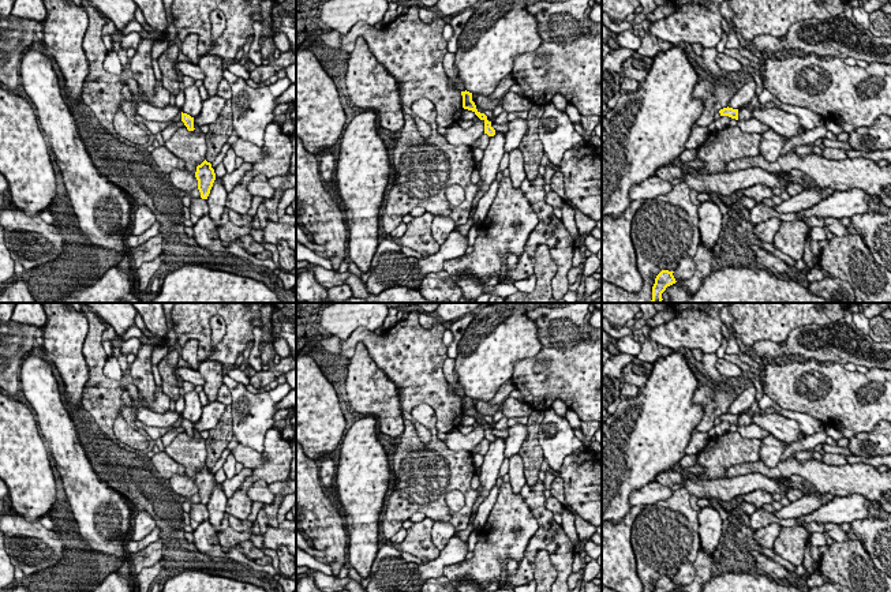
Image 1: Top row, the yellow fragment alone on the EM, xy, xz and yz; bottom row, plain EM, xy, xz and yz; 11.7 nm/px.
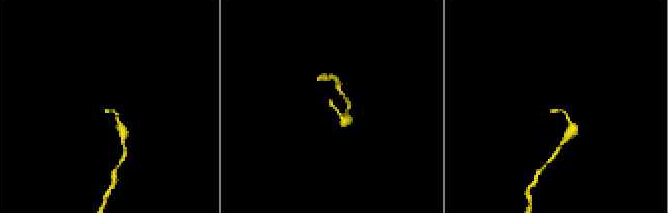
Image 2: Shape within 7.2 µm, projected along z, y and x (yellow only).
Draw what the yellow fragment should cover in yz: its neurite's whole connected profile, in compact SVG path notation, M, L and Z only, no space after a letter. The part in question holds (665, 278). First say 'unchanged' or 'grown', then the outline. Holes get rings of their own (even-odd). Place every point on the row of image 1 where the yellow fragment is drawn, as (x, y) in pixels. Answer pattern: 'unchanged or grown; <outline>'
unchanged; M662 270L656 276L655 284L652 286L652 300L649 303L662 303L662 293L666 291L667 286L677 282L673 273L674 271Z

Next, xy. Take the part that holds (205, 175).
unchanged; M205 160L201 165L198 165L195 177L198 180L198 190L201 192L201 198L207 199L216 180L216 173L211 168L211 164Z

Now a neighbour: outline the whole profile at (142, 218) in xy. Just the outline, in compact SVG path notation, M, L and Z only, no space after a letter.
M136 206L132 214L132 235L142 235L147 231L154 222L156 216L146 206Z

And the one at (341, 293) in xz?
M348 284L327 288L326 301L329 303L348 303L351 297L353 296L352 296L352 289Z

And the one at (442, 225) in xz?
M434 216L431 233L435 241L441 246L449 235L456 229L456 222L448 216Z

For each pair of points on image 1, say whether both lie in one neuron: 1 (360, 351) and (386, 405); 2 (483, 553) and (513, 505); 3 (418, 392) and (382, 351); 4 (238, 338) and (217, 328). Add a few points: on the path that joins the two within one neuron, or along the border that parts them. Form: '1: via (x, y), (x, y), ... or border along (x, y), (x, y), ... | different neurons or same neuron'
1: via (362, 364), (366, 385), (373, 392) | same neuron
2: via (495, 542), (509, 528), (510, 517) | same neuron
3: via (414, 382), (392, 360) | same neuron
4: border along (210, 317), (210, 341), (214, 345) | different neurons

